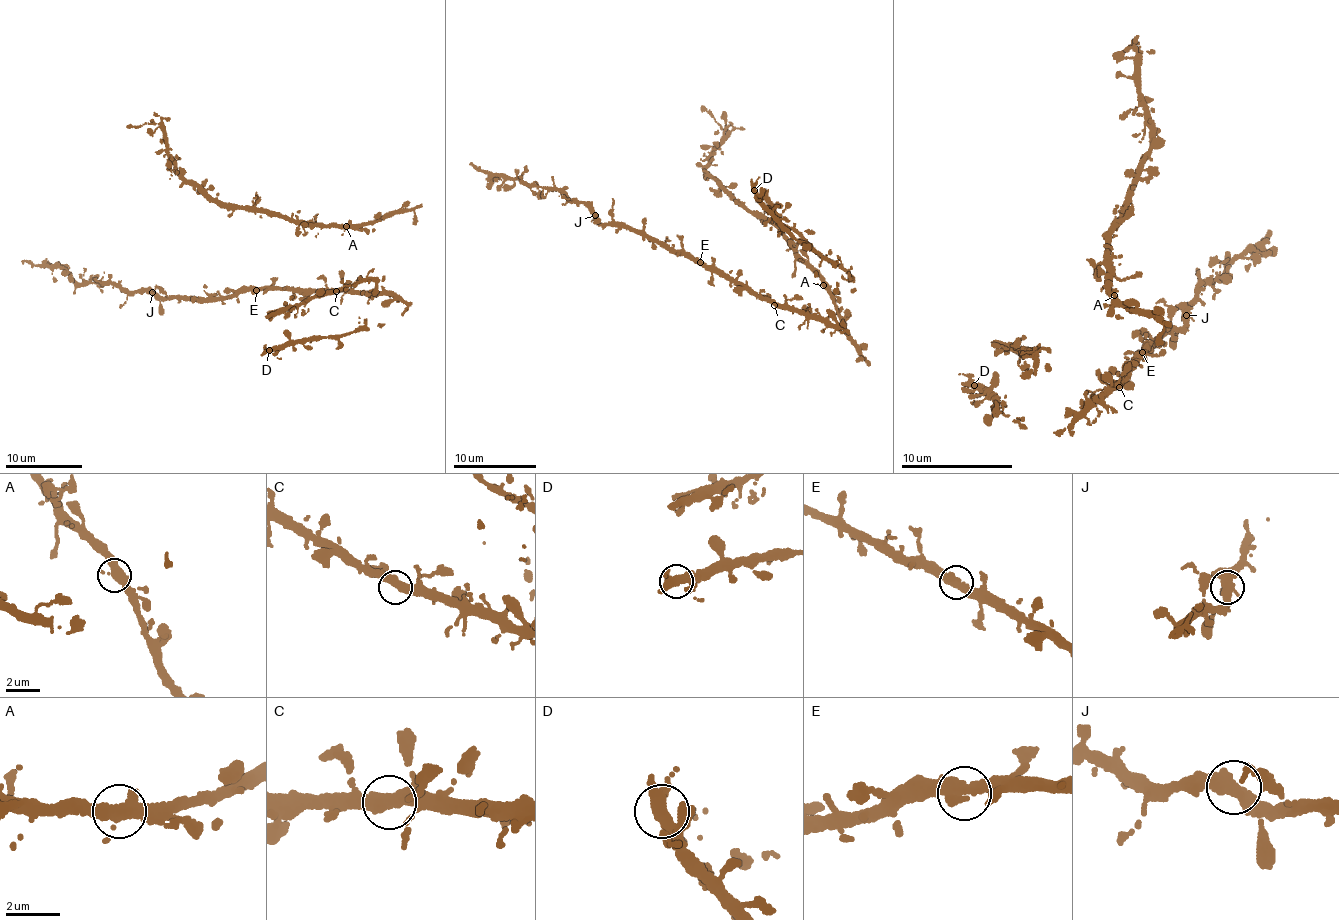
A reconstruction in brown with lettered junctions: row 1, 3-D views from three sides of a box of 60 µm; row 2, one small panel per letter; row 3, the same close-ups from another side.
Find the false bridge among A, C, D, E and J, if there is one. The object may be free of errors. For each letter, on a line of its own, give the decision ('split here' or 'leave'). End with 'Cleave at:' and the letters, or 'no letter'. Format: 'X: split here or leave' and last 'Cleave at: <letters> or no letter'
A: leave
C: leave
D: leave
E: leave
J: leave
Cleave at: no letter

